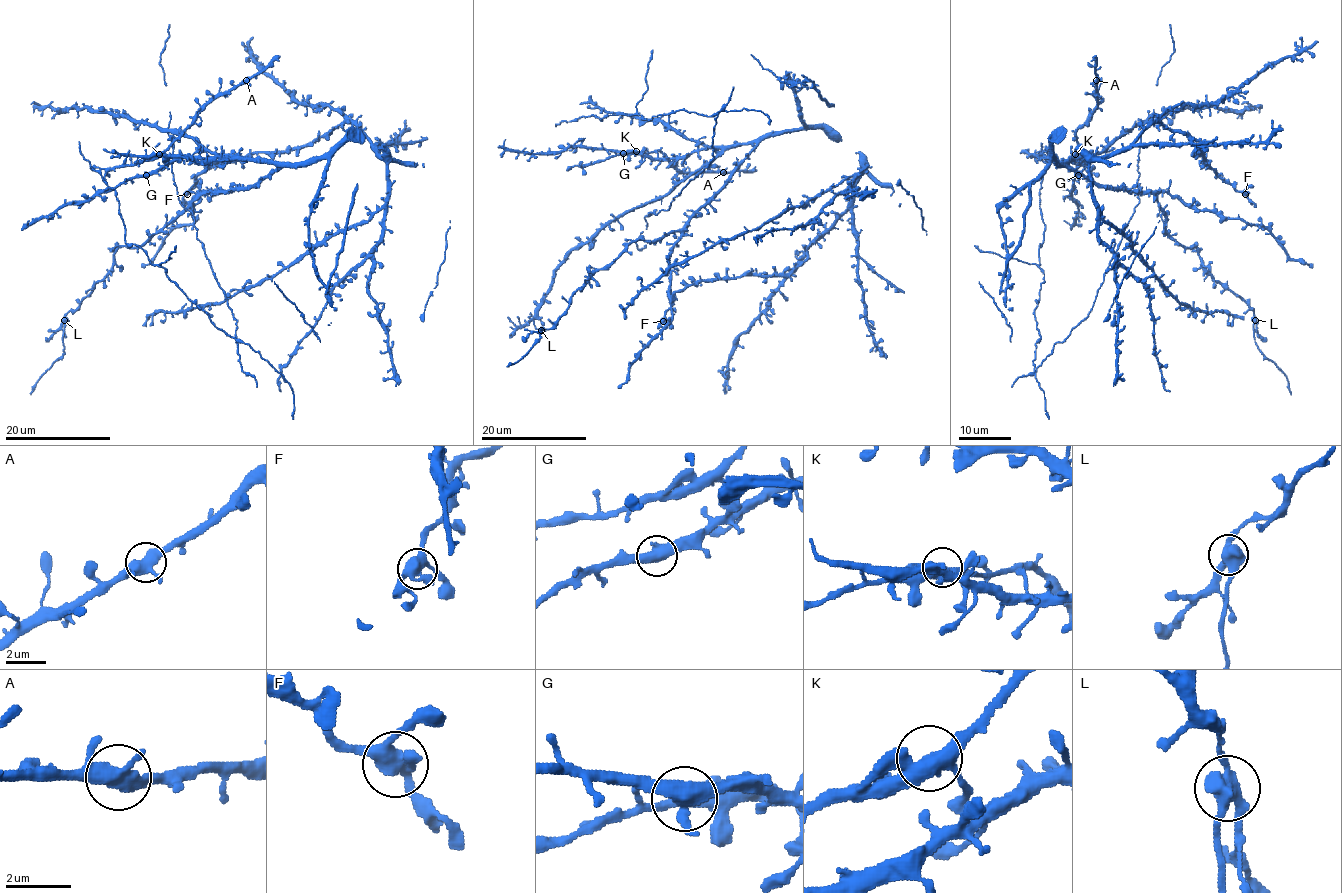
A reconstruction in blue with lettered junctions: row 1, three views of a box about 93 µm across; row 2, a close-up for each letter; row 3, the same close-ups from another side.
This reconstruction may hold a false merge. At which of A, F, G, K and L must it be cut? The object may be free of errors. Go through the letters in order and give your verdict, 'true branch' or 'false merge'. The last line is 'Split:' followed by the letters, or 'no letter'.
A: true branch
F: true branch
G: true branch
K: true branch
L: false merge
Split: L

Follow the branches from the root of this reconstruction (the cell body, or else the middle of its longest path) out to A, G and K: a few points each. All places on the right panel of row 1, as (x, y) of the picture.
A: (1166, 192), (1106, 190), (1067, 167), (1073, 158), (1086, 163), (1077, 151), (1075, 130), (1096, 105), (1096, 80)
G: (1166, 192), (1106, 190), (1069, 169), (1067, 163), (1073, 158), (1083, 158), (1077, 169), (1078, 175)
K: (1166, 192), (1106, 190), (1067, 167), (1073, 158), (1083, 158), (1082, 163), (1086, 163), (1075, 154)

